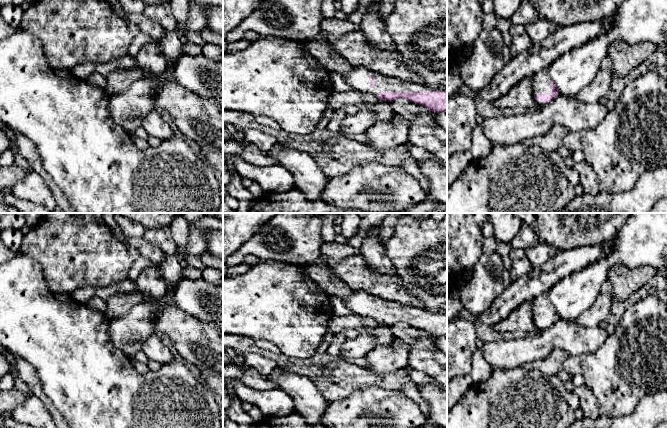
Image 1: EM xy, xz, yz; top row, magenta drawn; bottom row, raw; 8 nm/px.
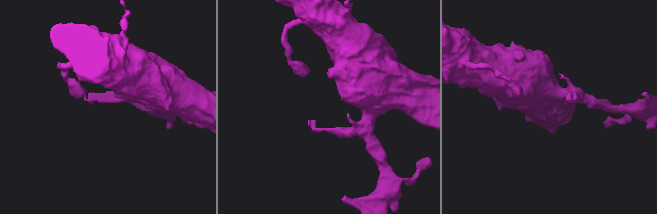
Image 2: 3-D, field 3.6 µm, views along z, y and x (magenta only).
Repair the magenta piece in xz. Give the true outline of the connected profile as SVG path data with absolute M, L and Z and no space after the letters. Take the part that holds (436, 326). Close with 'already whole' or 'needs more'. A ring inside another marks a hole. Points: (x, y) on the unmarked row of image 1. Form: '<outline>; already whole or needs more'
M352 290L351 295L343 300L343 302L352 313L370 317L381 325L393 326L402 322L412 327L422 329L434 337L447 336L447 312L431 312L424 308L395 303L361 290Z; needs more

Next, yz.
M546 294L533 299L531 305L536 330L542 332L558 320L559 315Z; needs more

